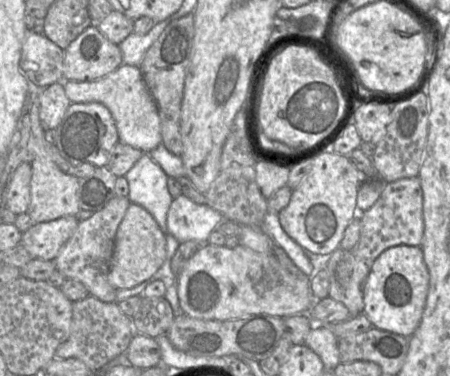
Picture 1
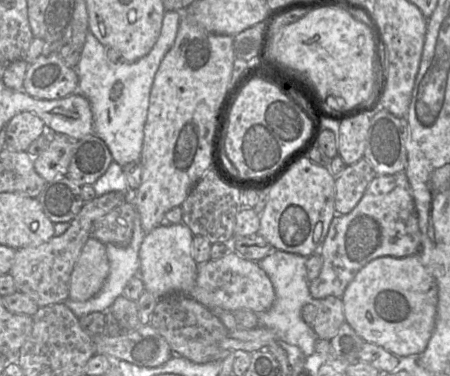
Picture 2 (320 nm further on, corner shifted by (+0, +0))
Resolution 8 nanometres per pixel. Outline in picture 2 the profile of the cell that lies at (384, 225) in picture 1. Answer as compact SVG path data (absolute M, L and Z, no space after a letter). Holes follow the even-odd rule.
M398 172L392 175L377 175L369 184L359 203L350 213L336 214L333 218L322 246L316 252L321 254L323 266L319 276L310 282L310 295L314 300L321 300L328 296L341 298L356 274L372 260L383 256L403 258L419 254L421 246L422 235L418 213L413 190L406 173Z

